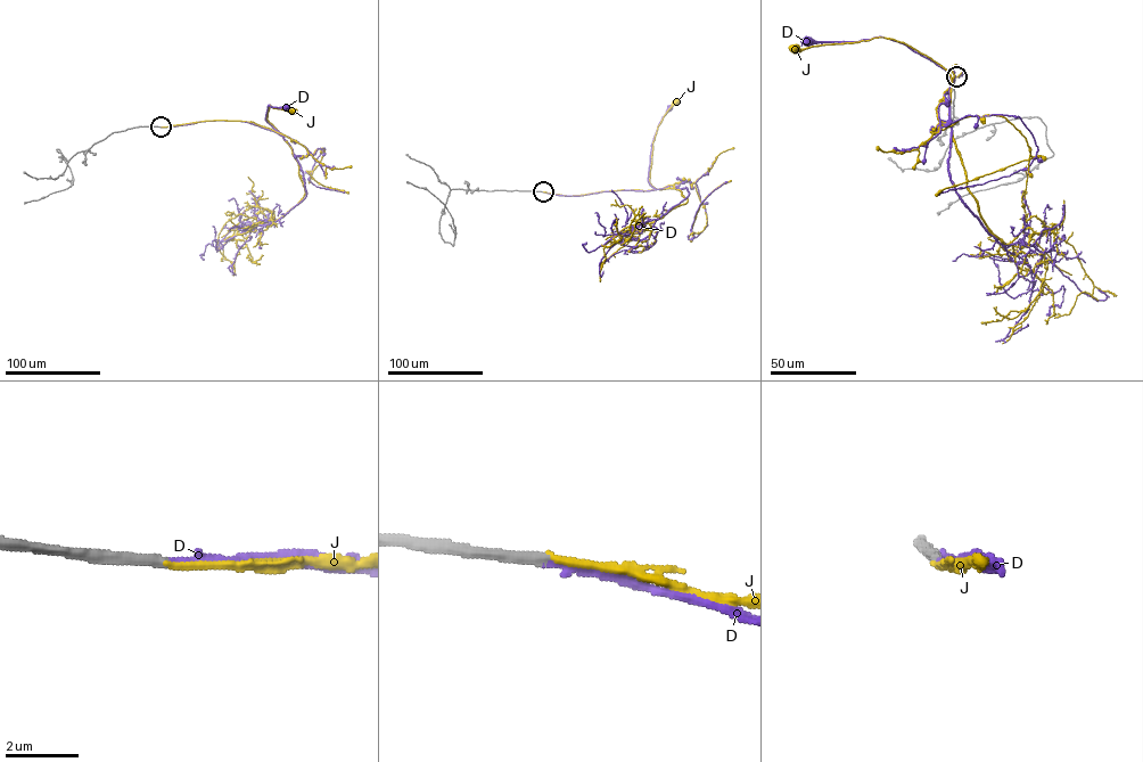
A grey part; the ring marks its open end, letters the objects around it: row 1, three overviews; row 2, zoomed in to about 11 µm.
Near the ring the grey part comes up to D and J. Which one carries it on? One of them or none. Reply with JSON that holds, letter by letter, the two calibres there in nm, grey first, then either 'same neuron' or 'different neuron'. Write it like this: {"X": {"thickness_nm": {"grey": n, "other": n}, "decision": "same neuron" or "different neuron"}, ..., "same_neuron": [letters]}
{"D": {"thickness_nm": {"grey": 320, "other": 200}, "decision": "same neuron"}, "J": {"thickness_nm": {"grey": 320, "other": 140}, "decision": "different neuron"}, "same_neuron": ["D"]}

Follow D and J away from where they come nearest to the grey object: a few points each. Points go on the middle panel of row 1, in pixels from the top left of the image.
D: (543, 191), (578, 196), (664, 188), (654, 188), (648, 173), (654, 134), (669, 108)
J: (543, 191), (572, 196), (663, 188), (656, 189), (650, 182), (654, 141), (663, 116), (676, 101)

